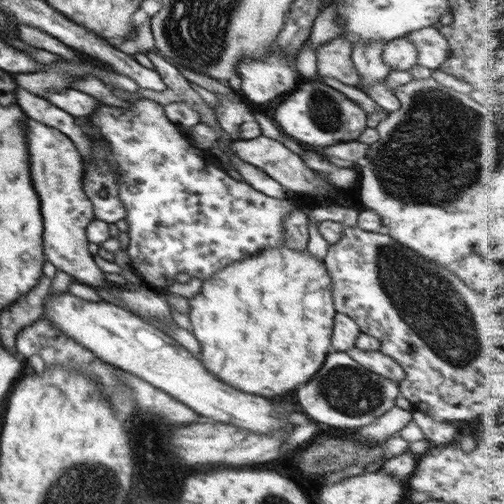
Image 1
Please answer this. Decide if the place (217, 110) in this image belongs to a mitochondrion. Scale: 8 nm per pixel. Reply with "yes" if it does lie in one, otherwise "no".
no

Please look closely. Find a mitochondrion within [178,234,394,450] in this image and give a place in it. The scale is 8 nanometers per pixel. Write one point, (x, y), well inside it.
(346, 389)

